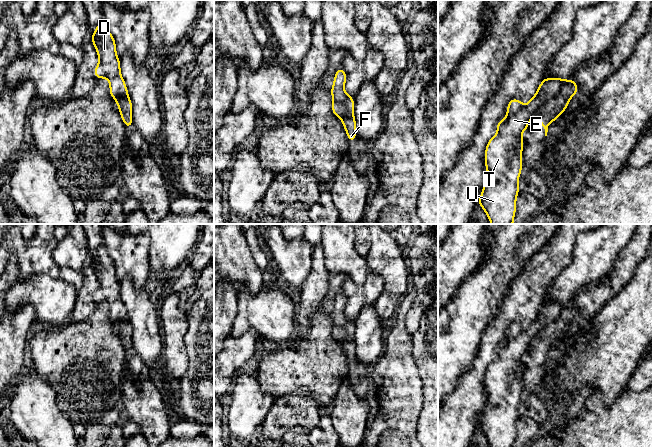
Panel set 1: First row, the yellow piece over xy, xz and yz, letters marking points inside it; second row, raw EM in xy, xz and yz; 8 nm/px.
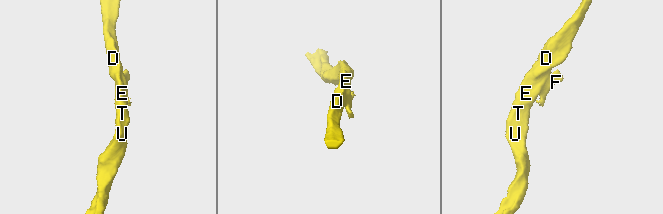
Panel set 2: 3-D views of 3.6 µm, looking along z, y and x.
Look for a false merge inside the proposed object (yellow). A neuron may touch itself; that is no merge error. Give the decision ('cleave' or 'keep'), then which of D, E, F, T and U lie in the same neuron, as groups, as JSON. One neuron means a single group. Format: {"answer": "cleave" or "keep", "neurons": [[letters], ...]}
{"answer": "cleave", "neurons": [["D", "E", "T", "U"], ["F"]]}

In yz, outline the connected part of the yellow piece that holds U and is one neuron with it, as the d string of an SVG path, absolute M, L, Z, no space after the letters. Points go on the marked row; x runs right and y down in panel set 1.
M545 78L541 81L536 94L524 106L519 99L511 99L507 106L507 116L497 123L497 134L490 138L485 149L486 177L481 196L478 200L491 224L513 224L516 212L516 197L519 194L518 180L523 169L521 160L524 141L522 132L529 126L531 118L541 111L561 90L565 81L562 78Z

